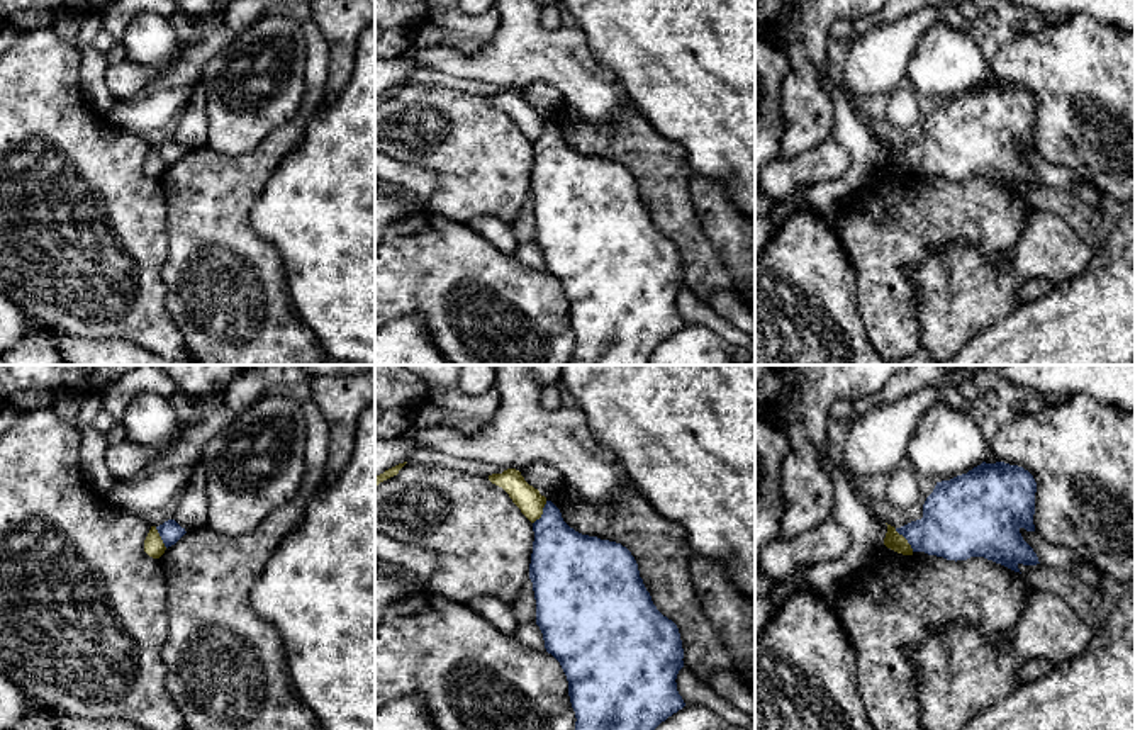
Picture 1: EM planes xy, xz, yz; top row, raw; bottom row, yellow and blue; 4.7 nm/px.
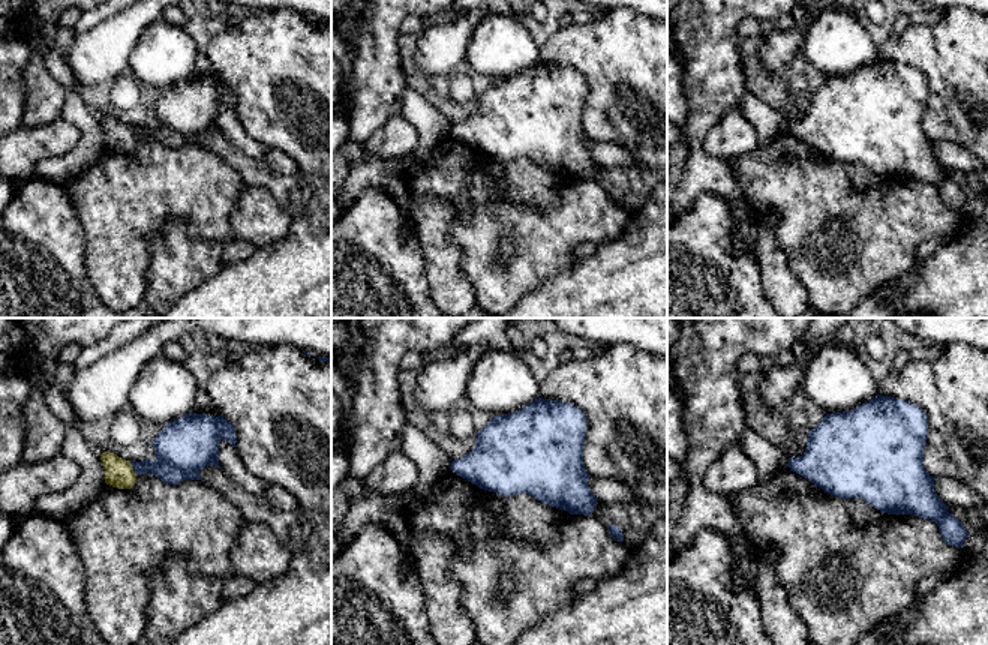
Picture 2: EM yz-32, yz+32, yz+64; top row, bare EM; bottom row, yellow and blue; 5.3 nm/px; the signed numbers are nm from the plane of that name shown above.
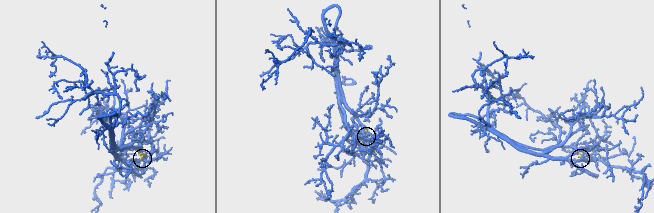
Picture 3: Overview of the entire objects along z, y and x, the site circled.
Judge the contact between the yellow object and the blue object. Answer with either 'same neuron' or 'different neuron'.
different neuron

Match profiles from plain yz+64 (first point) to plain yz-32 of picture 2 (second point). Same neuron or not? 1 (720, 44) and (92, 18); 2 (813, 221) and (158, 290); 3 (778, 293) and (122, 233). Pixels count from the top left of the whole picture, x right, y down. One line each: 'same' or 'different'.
1: different
2: same
3: same

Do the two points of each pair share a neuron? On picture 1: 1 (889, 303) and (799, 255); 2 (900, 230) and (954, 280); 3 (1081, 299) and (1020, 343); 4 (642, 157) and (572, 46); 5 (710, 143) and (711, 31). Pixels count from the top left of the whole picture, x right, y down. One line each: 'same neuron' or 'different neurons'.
1: different neurons
2: different neurons
3: same neuron
4: different neurons
5: same neuron

